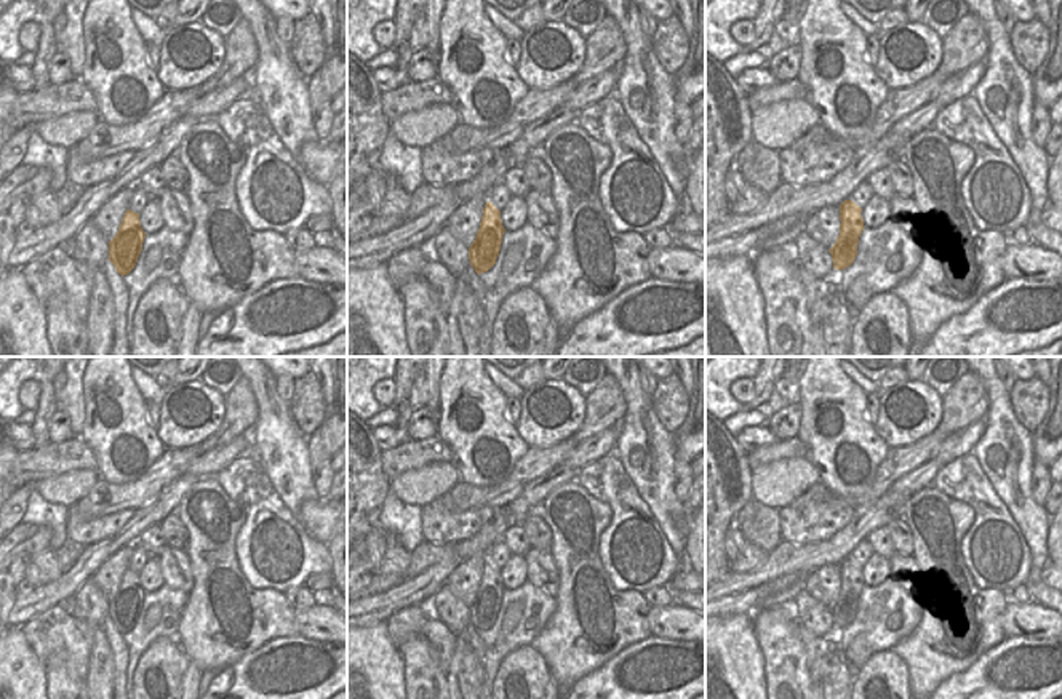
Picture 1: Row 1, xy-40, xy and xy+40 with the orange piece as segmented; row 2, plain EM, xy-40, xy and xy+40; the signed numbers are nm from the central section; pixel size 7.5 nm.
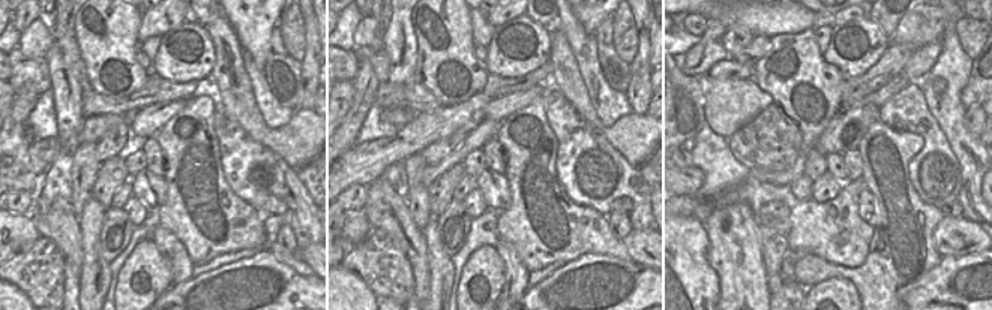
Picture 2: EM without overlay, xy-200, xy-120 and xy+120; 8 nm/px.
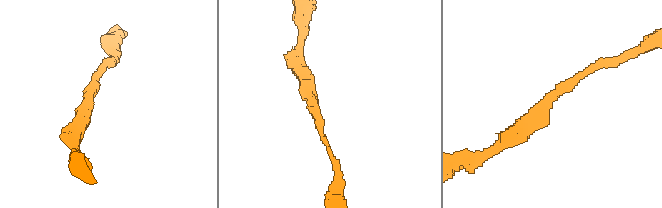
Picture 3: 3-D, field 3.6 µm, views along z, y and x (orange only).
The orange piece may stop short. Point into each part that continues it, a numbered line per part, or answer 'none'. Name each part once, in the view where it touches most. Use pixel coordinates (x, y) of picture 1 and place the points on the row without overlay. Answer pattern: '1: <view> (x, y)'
none

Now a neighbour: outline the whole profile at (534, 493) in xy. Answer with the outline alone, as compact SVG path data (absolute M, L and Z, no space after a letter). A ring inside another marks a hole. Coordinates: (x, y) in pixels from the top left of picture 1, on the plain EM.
M557 467L552 472L533 480L523 491L521 497L531 505L536 507L542 504L547 494L550 494L555 488L573 481L577 475L577 470L569 467Z

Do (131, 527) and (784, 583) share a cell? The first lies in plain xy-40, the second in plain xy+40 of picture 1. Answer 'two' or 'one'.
one

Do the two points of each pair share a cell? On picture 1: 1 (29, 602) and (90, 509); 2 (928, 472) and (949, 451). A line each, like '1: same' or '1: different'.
1: different
2: different

